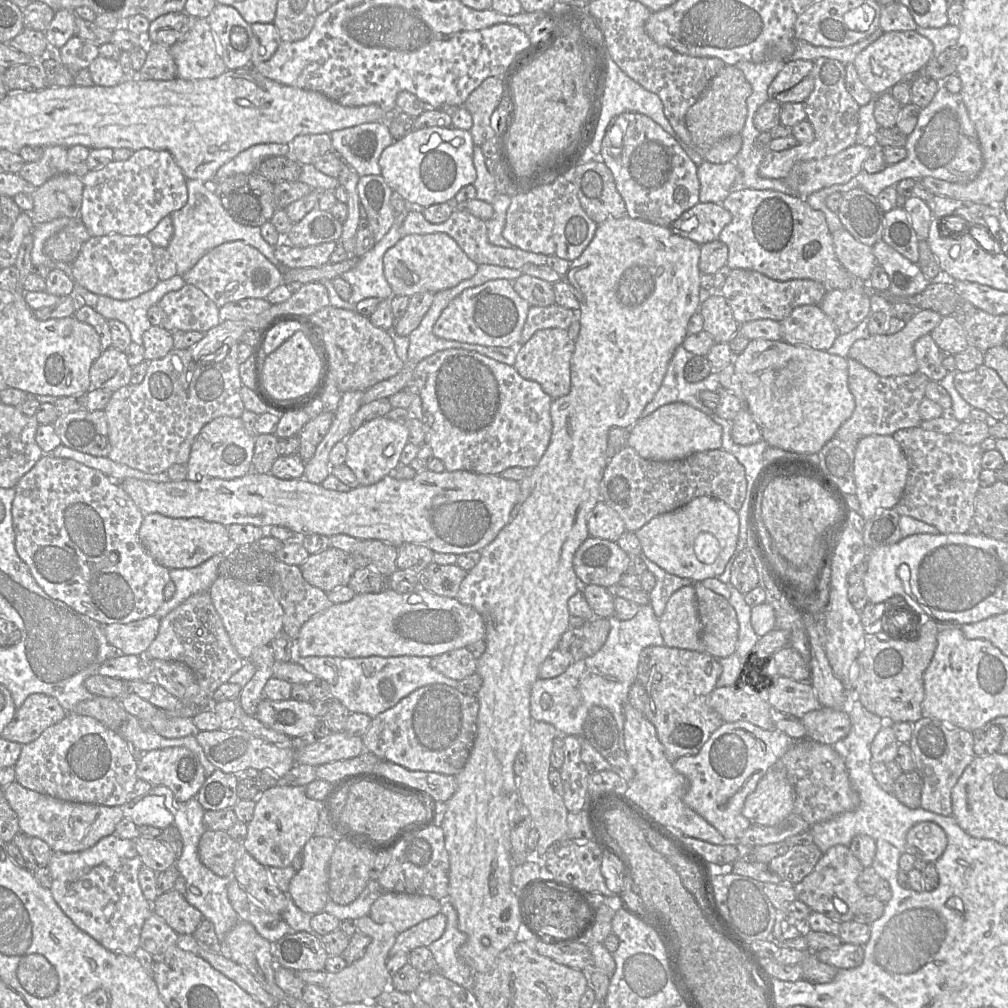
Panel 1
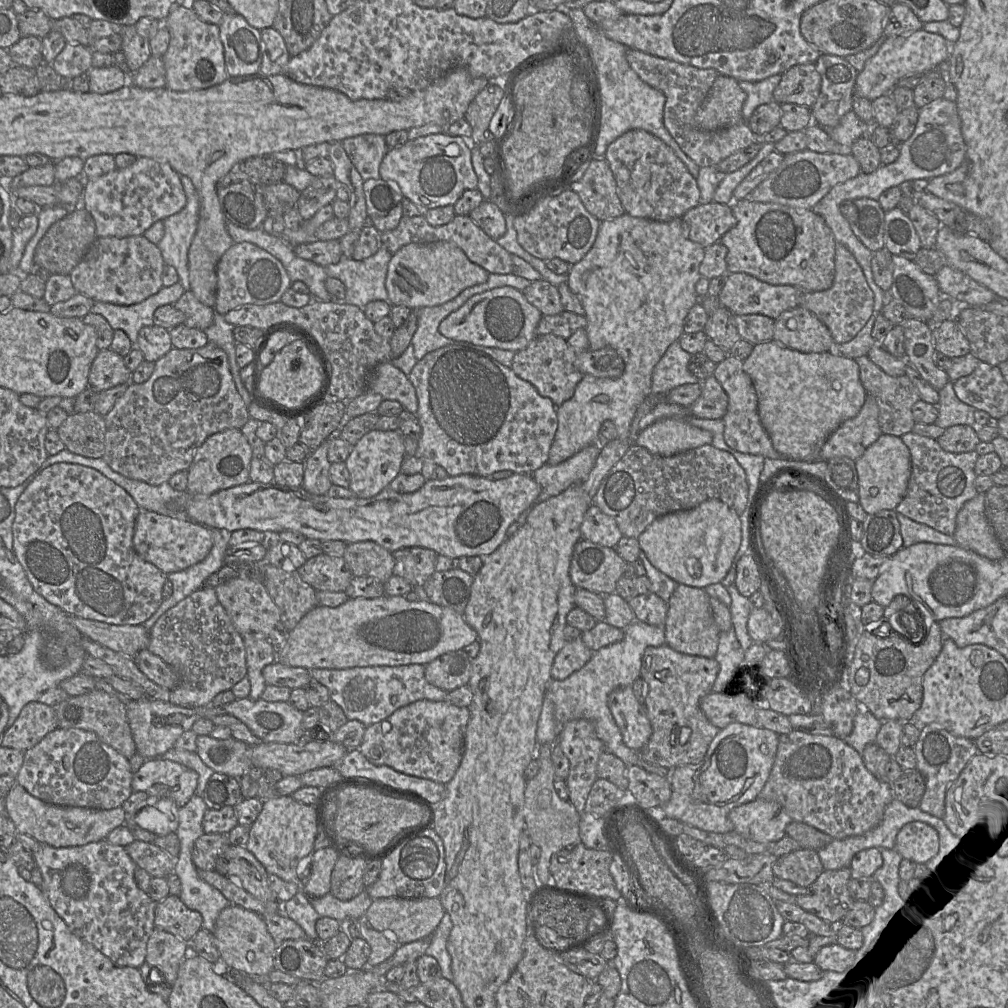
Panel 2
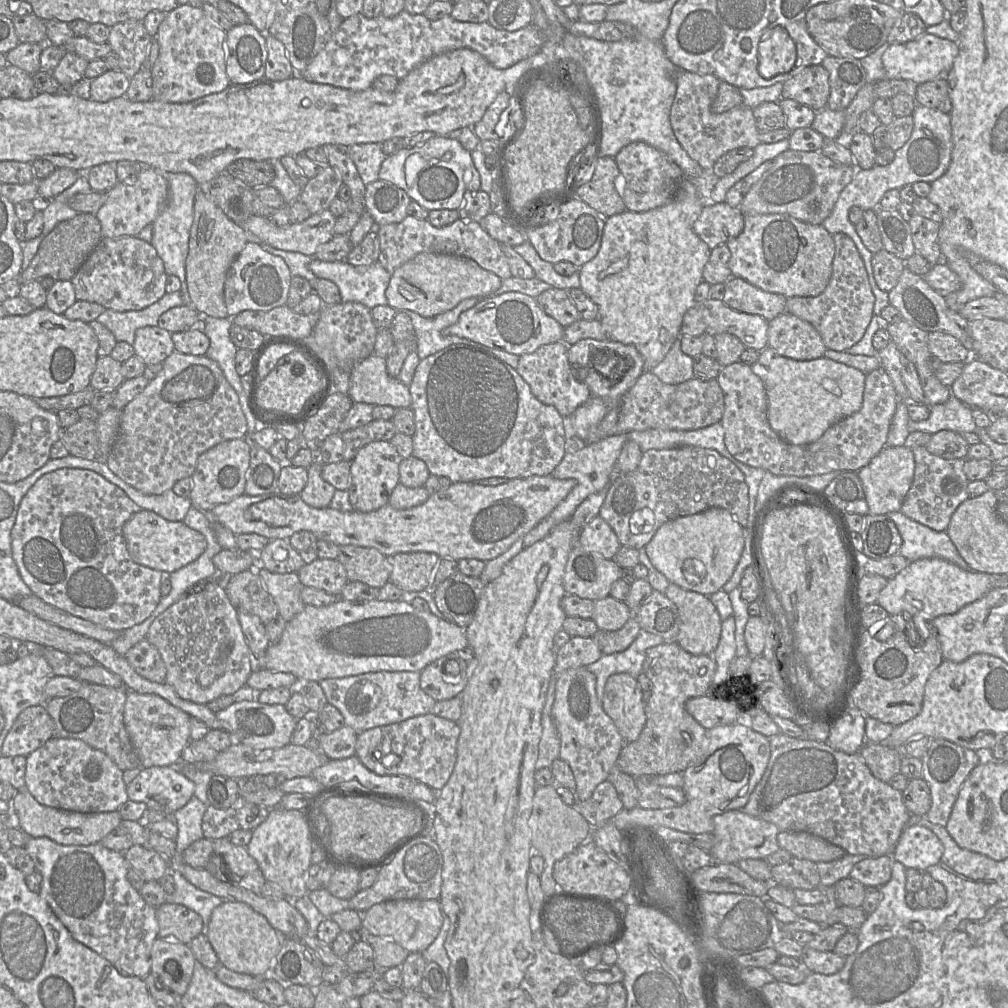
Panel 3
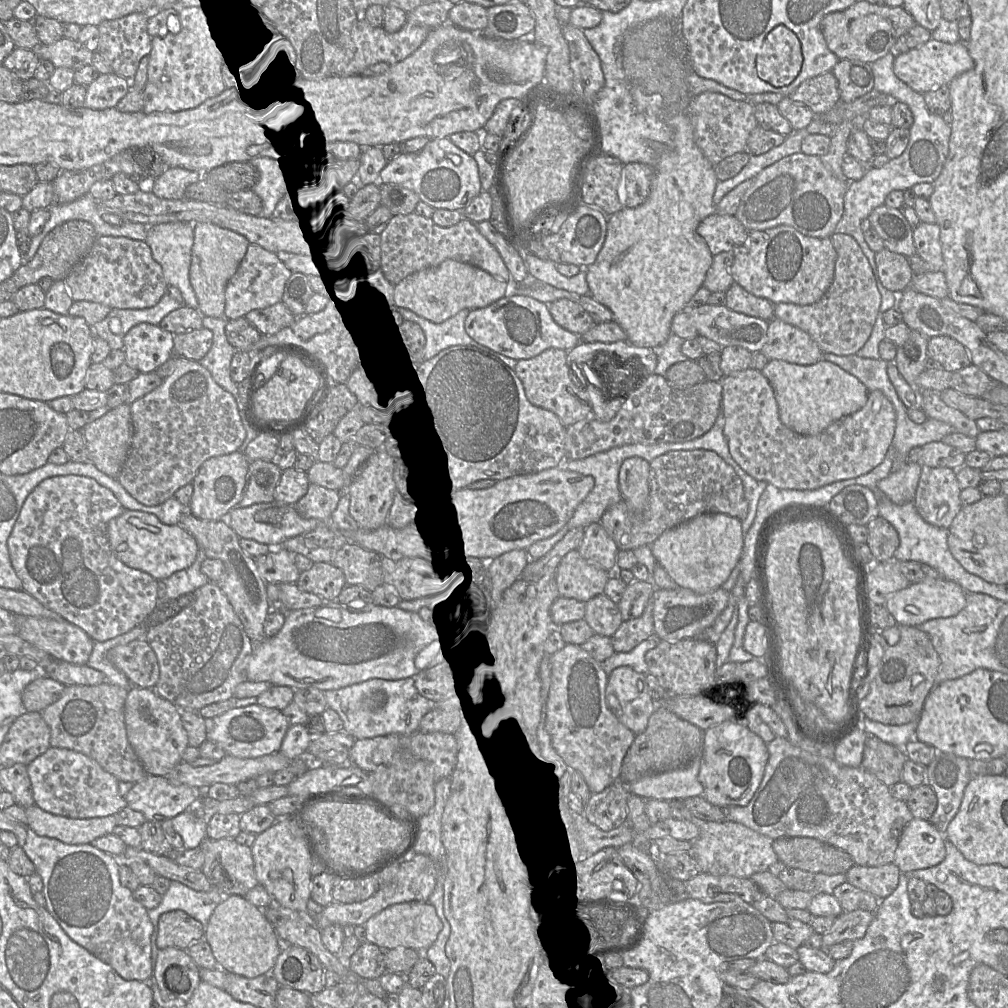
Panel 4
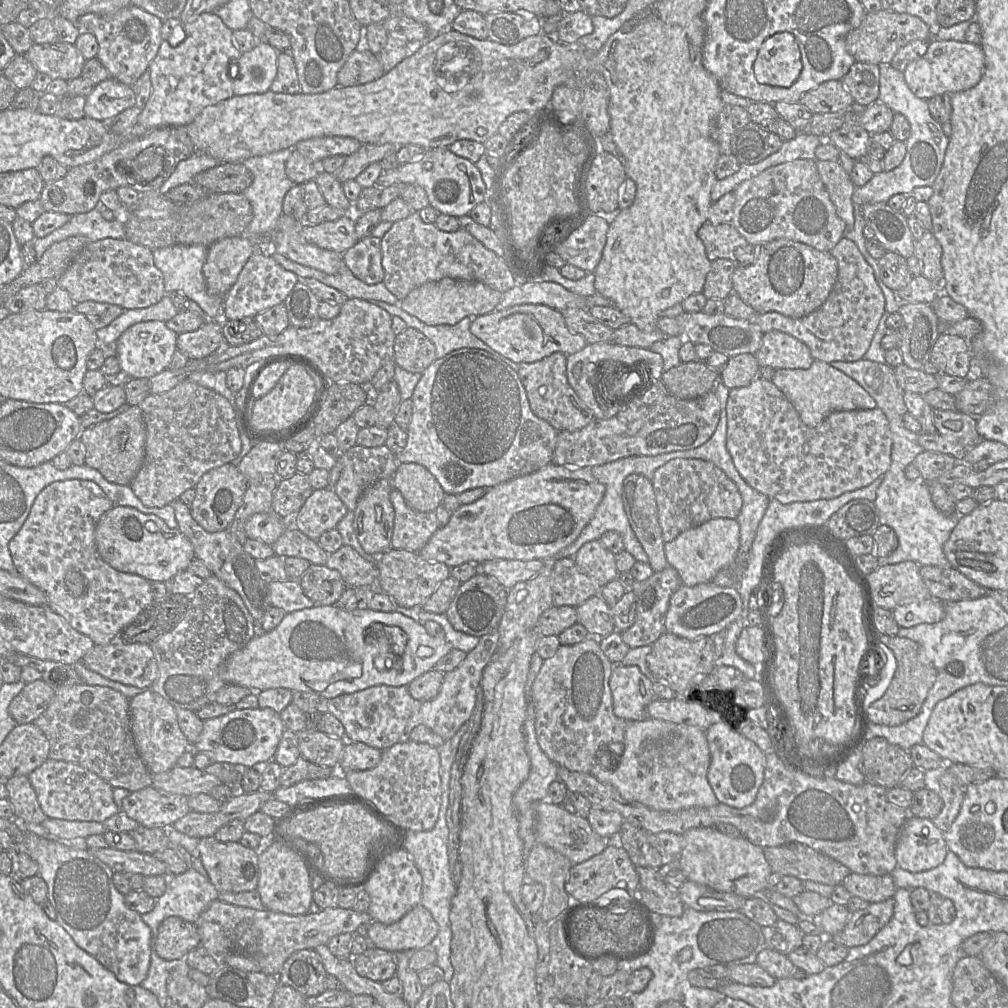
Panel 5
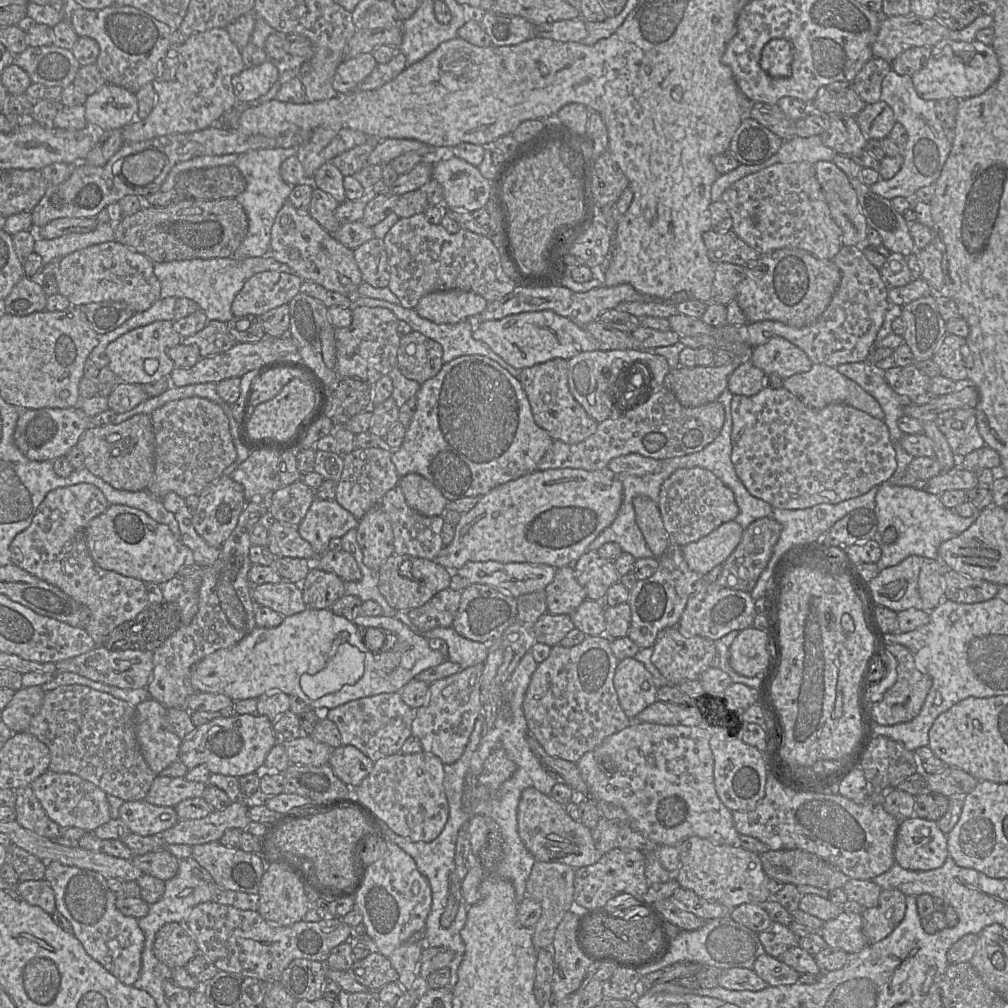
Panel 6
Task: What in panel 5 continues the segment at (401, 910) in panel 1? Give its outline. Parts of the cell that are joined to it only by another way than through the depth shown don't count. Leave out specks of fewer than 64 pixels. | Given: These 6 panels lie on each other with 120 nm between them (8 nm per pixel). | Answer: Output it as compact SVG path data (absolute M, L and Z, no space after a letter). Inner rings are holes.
M420 903L395 923L371 922L367 937L372 946L394 953L427 947L438 930L431 913Z

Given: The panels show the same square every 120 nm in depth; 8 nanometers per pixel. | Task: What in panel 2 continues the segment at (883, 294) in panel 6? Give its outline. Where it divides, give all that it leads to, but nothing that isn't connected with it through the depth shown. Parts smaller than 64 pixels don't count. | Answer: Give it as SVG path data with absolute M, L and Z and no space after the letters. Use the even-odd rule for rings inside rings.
M836 243L835 248L835 277L832 286L825 291L804 292L800 307L813 313L829 329L835 343L851 341L865 326L873 314L874 294L870 289L863 271L853 254L842 244Z

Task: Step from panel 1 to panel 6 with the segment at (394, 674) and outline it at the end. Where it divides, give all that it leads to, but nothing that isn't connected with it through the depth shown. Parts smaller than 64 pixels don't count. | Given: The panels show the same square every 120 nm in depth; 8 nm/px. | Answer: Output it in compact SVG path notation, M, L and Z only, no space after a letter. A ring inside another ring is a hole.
M394 692L349 701L328 710L325 718L336 724L342 745L352 745L376 762L400 752L404 742L412 735L416 715L417 709L404 703L399 692Z

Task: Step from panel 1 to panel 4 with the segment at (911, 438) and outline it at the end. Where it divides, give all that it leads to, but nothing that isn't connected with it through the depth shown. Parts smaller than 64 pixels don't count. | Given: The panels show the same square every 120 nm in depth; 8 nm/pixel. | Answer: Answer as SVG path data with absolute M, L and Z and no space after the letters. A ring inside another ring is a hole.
M922 465L913 503L927 523L948 529L960 512L963 505L956 471Z

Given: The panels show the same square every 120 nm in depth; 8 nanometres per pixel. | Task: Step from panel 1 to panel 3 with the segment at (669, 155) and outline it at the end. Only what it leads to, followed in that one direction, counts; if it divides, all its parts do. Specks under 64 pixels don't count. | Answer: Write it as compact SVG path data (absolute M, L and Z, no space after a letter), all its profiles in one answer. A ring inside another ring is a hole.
M644 142L628 144L614 160L619 169L617 191L626 210L631 212L646 212L667 204L674 199L685 178L681 169L666 154Z

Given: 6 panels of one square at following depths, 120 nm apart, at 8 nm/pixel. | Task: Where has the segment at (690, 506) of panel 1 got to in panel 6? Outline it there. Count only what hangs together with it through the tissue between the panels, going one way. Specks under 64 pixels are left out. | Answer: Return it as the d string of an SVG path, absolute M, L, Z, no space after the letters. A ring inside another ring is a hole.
M732 520L721 524L705 537L682 546L688 567L701 575L722 564L739 544L744 529Z

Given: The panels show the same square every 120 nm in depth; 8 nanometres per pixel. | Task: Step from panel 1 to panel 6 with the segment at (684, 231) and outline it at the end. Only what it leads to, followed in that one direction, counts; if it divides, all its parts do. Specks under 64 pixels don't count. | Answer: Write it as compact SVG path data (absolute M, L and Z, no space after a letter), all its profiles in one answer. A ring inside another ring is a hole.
M712 229L702 235L707 248L707 255L712 263L730 263L742 267L755 263L759 254L746 244L731 229L726 232L716 232Z

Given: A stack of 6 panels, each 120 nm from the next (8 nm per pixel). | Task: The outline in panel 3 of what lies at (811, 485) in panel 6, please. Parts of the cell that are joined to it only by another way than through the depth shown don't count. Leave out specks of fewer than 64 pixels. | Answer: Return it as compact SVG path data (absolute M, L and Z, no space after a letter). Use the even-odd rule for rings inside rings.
M741 362L722 367L716 378L724 394L724 413L720 423L725 430L725 445L730 454L740 462L761 468L777 476L815 476L832 471L856 471L868 465L886 446L890 426L897 410L899 396L887 371L881 366L866 376L864 400L860 411L831 426L820 439L805 444L794 445L780 438L768 422L767 394L762 380Z

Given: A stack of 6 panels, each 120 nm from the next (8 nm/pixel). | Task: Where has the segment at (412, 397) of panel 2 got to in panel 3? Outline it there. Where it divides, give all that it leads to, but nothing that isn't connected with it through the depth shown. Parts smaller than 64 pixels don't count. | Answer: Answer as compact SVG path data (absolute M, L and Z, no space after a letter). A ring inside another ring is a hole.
M374 354L353 367L348 395L353 402L388 405L396 409L411 406L409 387L388 374L386 358Z

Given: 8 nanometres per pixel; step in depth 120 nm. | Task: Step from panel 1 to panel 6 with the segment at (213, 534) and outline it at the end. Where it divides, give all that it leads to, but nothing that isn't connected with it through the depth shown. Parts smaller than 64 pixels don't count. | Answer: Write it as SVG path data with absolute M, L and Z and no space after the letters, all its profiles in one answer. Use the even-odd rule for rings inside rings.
M109 505L106 511L86 525L84 536L90 556L101 568L144 583L163 584L177 576L181 567L191 560L191 550L174 536L167 525L158 523L142 510L126 505Z

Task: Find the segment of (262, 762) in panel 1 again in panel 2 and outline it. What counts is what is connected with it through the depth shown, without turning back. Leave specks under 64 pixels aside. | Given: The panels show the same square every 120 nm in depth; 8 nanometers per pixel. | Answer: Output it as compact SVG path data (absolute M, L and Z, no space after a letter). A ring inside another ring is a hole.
M210 735L198 736L197 754L215 772L241 777L251 769L251 747L233 737L219 740Z

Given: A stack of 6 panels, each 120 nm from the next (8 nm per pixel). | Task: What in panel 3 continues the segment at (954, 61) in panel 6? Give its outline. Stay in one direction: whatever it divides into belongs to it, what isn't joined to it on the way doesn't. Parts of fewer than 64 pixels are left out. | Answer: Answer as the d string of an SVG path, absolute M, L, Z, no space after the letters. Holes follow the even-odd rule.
M924 33L905 43L891 44L883 53L882 63L887 80L907 80L916 85L946 77L959 53L958 43Z

